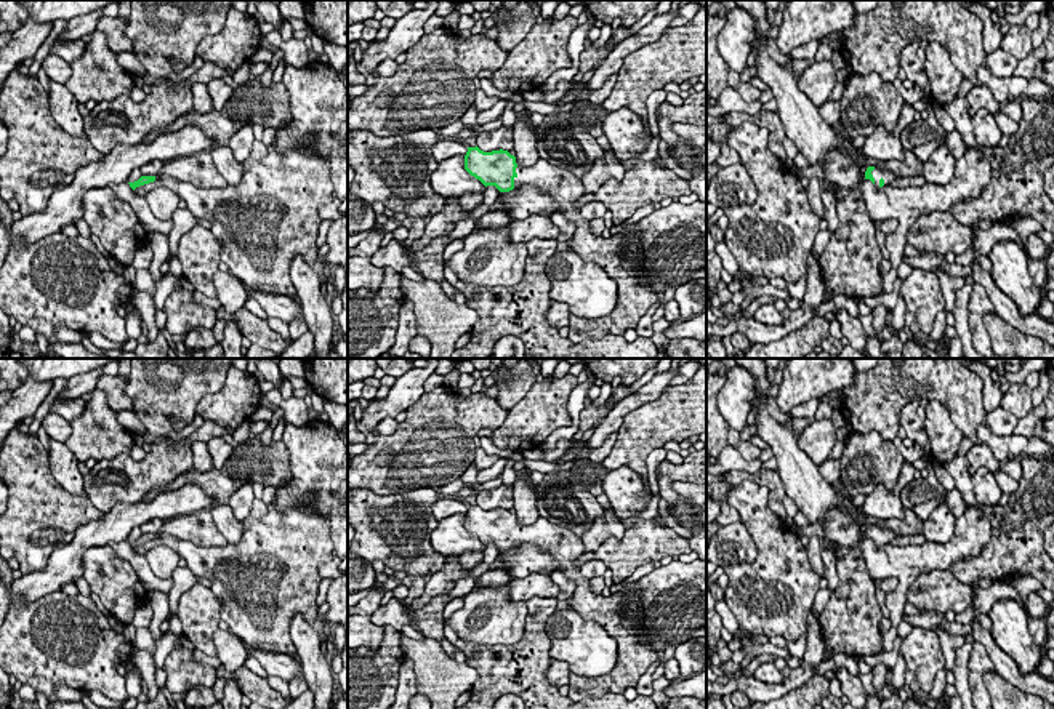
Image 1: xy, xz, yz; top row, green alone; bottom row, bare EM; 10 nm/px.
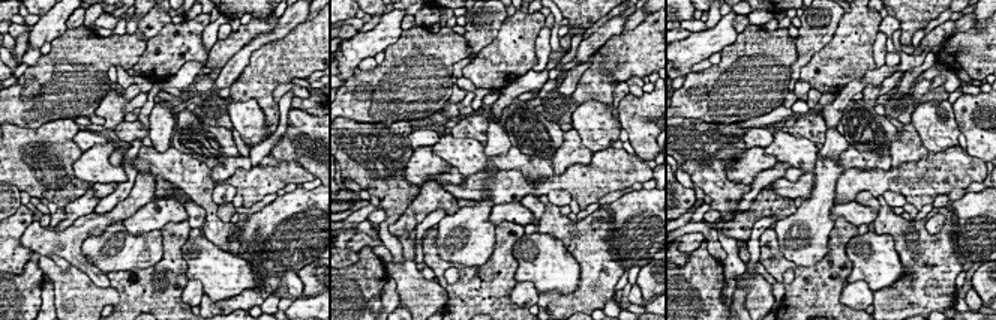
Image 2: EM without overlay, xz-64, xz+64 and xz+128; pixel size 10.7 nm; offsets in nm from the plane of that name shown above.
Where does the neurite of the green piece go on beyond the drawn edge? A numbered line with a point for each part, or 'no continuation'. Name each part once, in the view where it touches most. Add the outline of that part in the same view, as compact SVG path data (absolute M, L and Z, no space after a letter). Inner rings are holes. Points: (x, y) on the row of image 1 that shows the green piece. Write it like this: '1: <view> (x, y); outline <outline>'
1: xz (615, 255); outline M538 158L530 166L517 166L514 187L522 184L535 186L548 192L559 205L561 211L577 229L569 242L569 248L586 262L602 267L613 280L620 278L617 307L599 318L583 318L570 315L569 339L580 342L586 338L599 339L605 334L623 336L626 330L636 330L639 320L657 302L657 293L646 283L636 270L639 264L639 248L636 246L634 226L623 232L604 238L594 235L589 221L583 219L575 202L585 194L585 186L573 173Z

